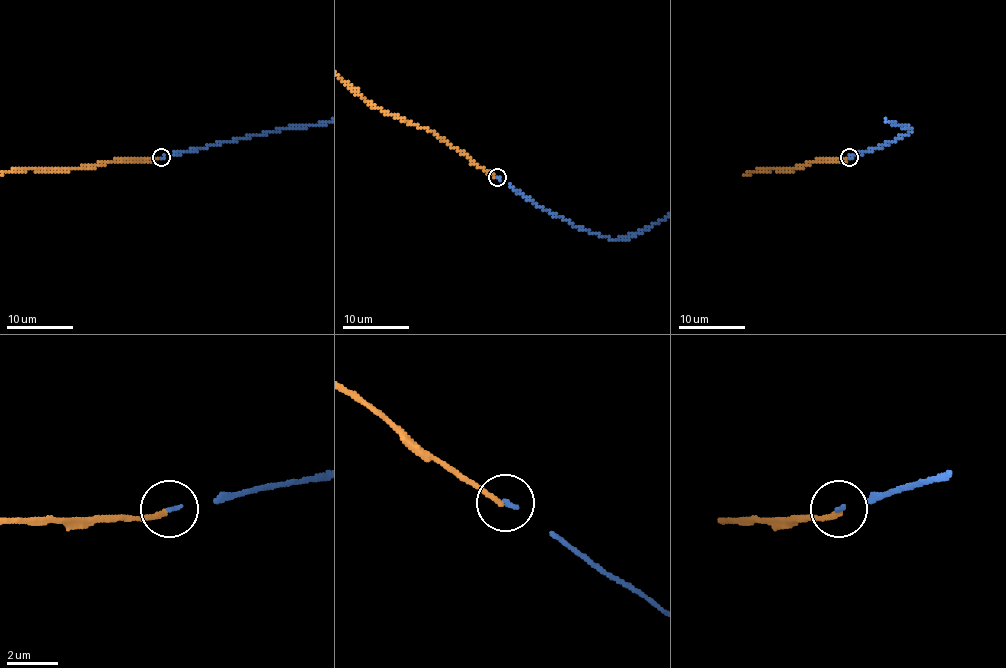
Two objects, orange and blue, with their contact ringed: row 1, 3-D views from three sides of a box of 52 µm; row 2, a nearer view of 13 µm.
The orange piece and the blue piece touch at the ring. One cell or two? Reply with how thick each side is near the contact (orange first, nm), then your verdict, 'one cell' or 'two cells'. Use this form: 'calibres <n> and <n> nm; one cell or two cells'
calibres 180 and 120 nm; two cells

